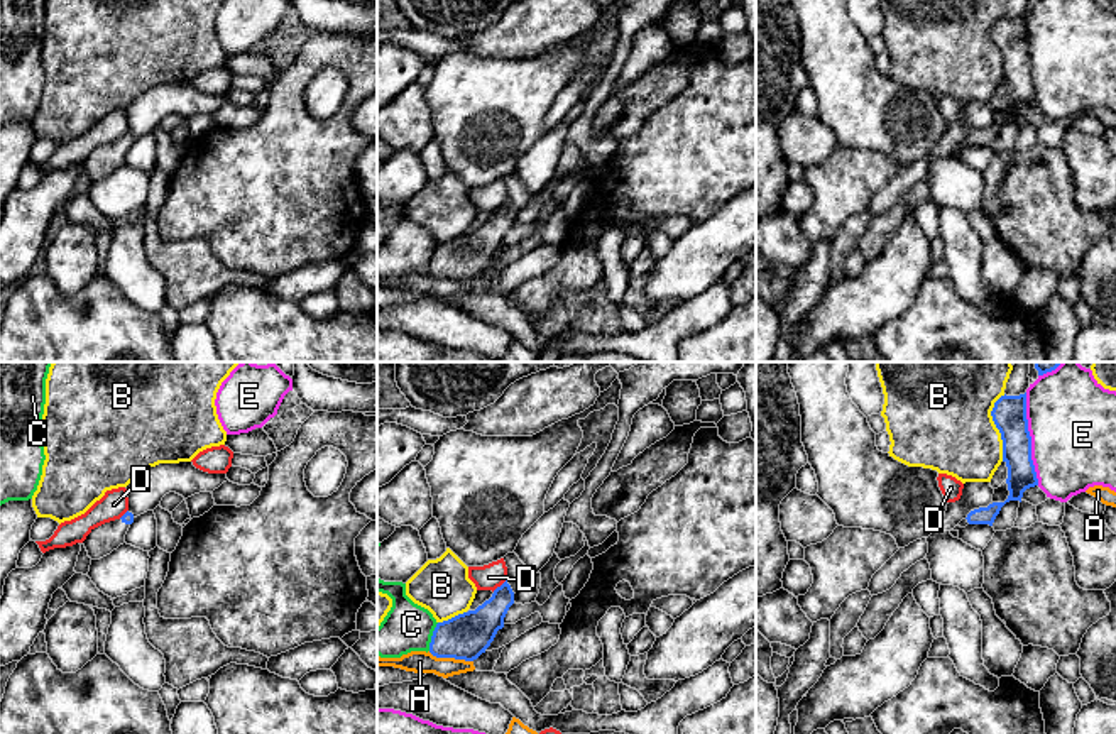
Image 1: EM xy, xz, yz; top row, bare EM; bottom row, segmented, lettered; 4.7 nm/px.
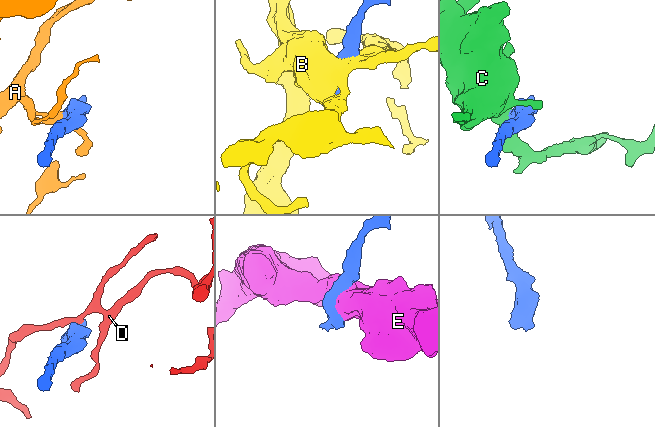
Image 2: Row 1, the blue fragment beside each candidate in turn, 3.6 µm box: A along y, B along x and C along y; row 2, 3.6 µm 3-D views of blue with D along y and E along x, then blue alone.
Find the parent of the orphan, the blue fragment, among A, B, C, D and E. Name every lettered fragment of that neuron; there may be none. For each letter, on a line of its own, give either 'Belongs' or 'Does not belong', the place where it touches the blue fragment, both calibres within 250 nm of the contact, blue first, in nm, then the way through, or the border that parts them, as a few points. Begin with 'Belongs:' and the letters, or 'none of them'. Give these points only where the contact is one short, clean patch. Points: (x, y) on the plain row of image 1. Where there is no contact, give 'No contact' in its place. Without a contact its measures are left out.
Belongs: none of them
A: Does not belong. Touches blue at xz (450, 278). Thickness 220 nm (blue) against 110 nm. Boundary: xz (428, 273), (437, 278), (472, 283)
B: Does not belong. Touches blue at yz (996, 48). Thickness 160 nm (blue) against 440 nm
C: Does not belong. Touches blue at xz (432, 257). Thickness 220 nm (blue) against 220 nm
D: Does not belong. Touches blue at xz (501, 207). Thickness 190 nm (blue) against 120 nm. Boundary: xz (506, 200), (492, 212)
E: Does not belong. Touches blue at yz (1030, 60). Thickness 160 nm (blue) against 420 nm

